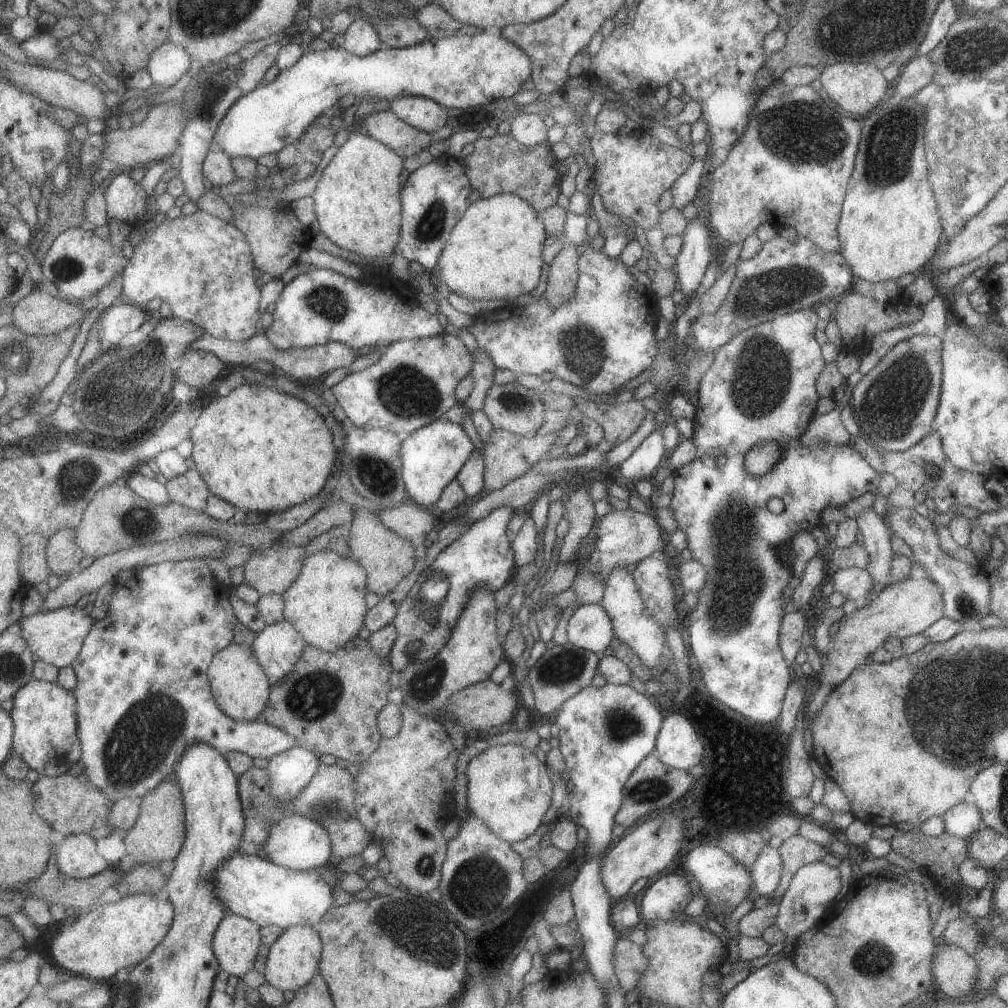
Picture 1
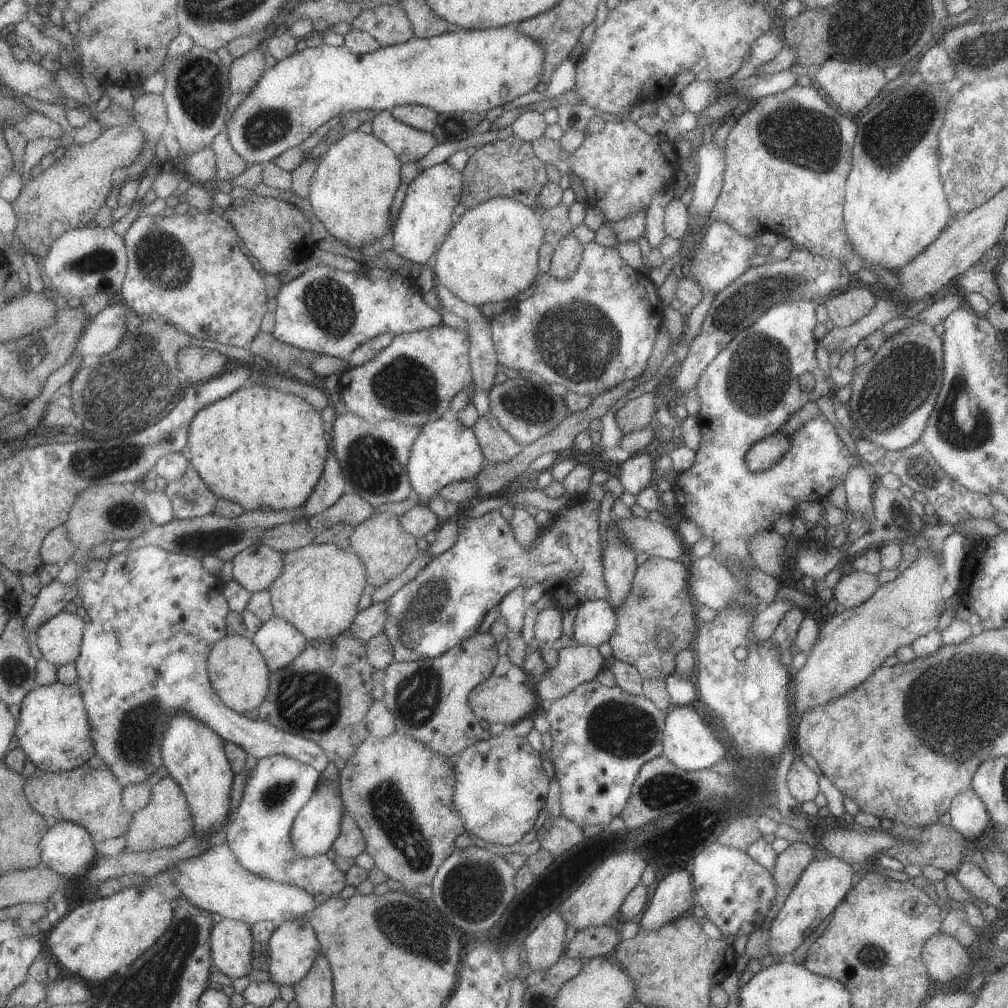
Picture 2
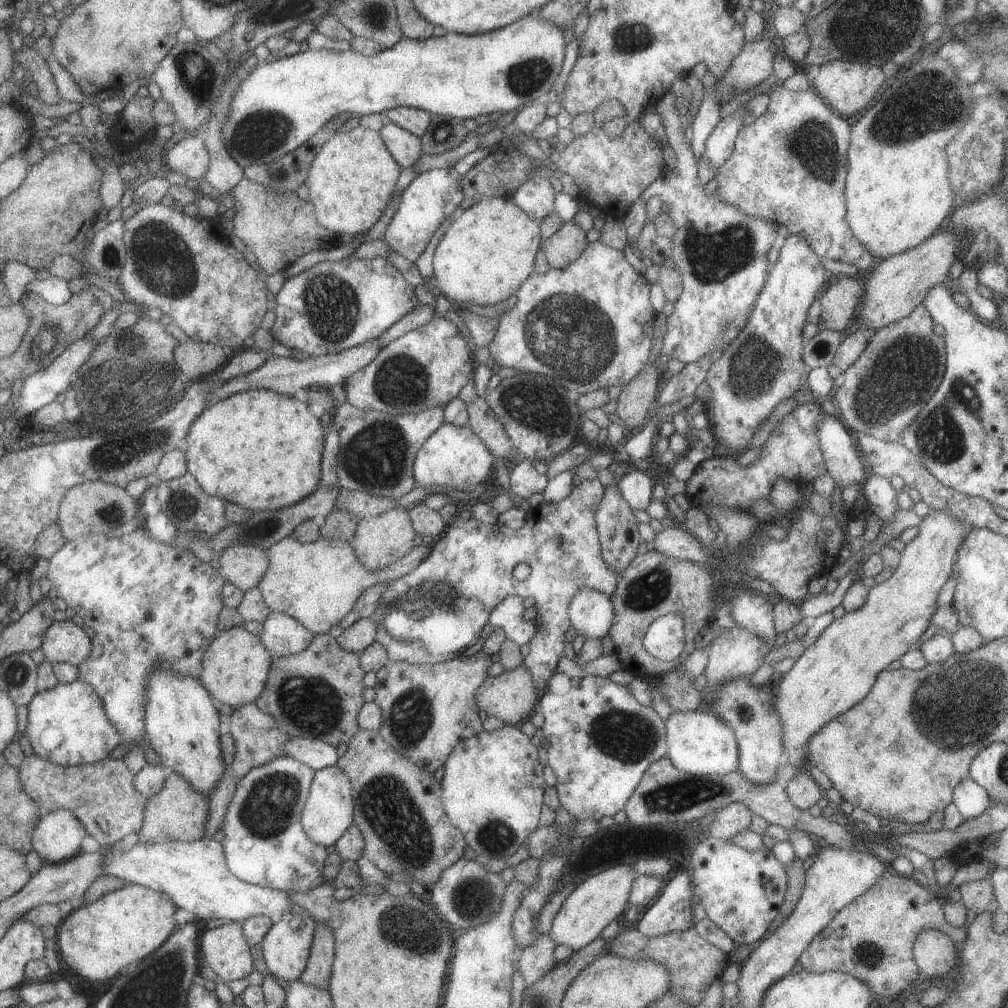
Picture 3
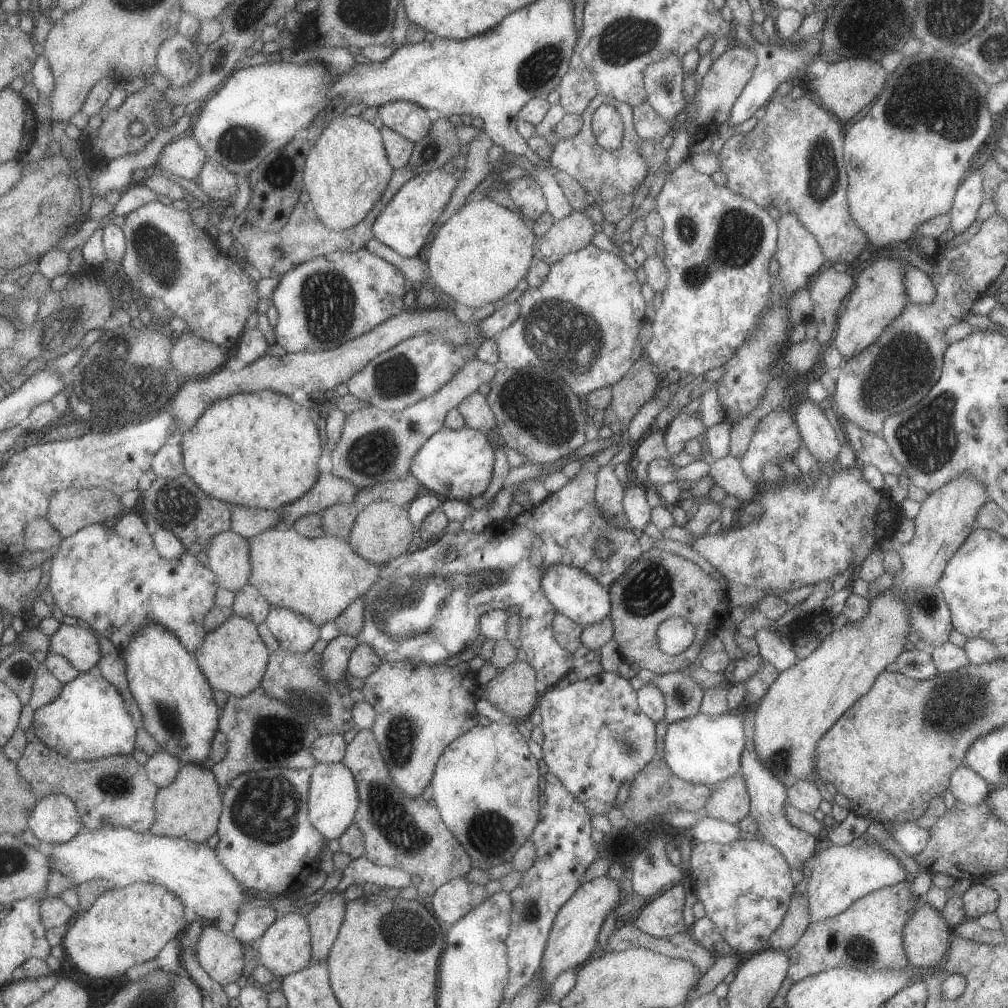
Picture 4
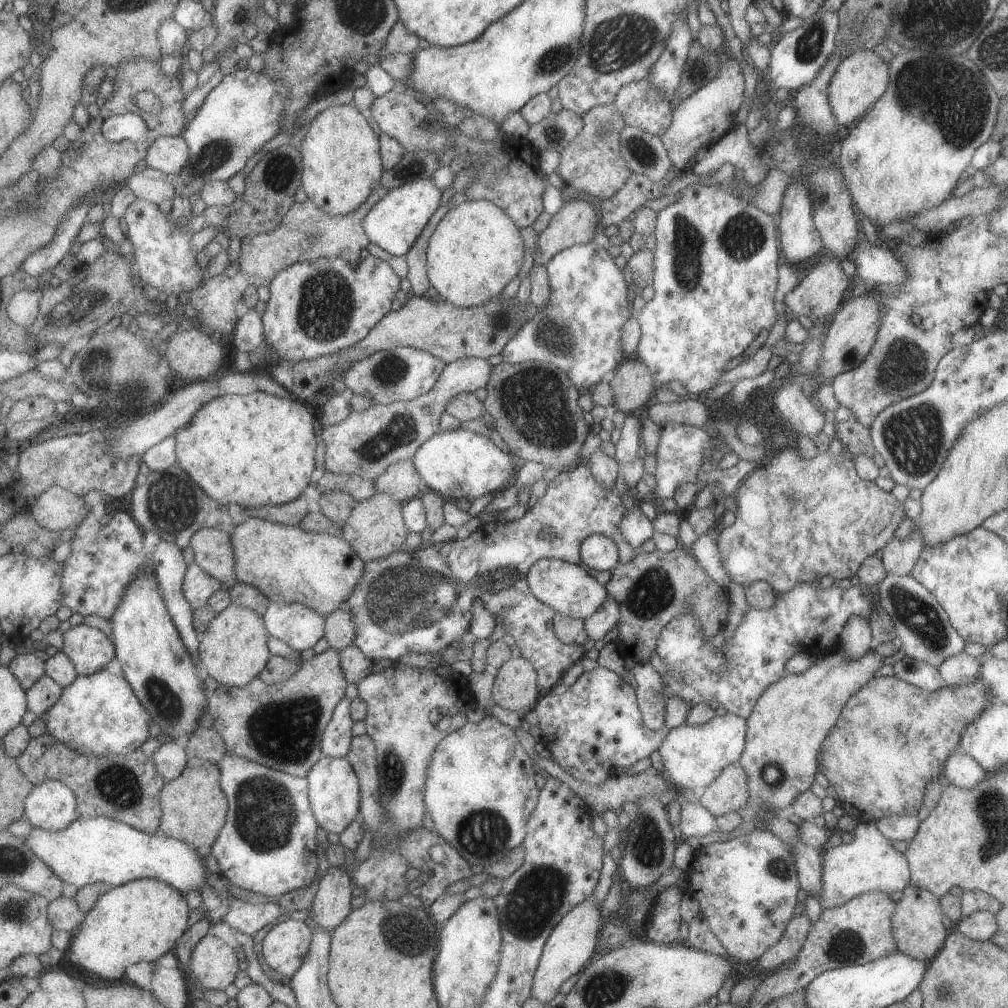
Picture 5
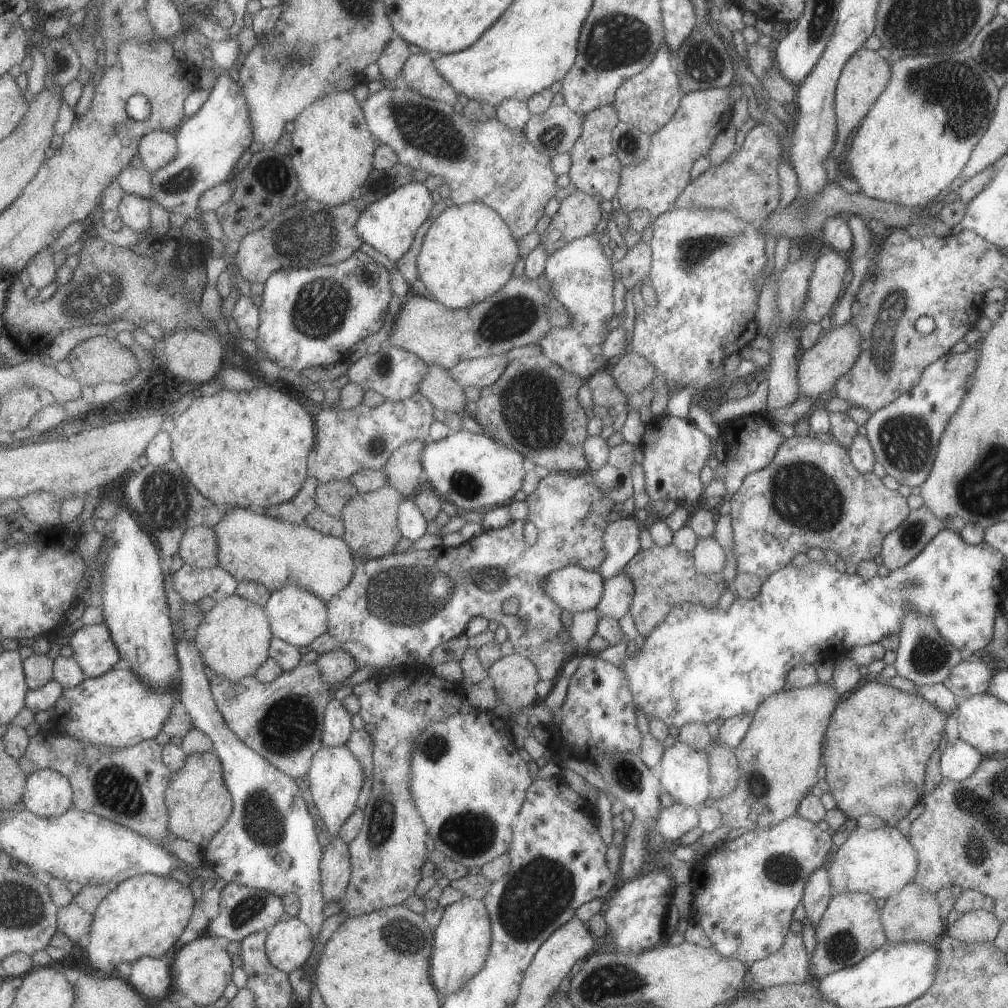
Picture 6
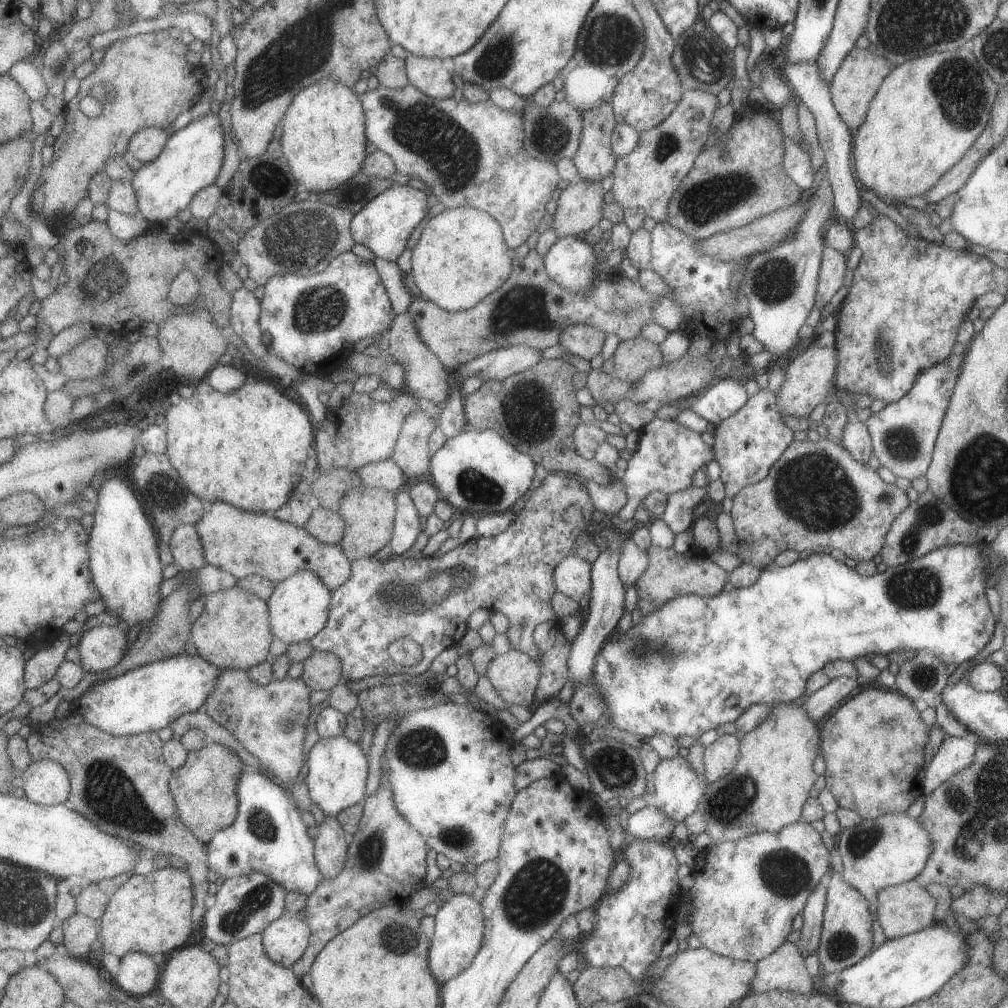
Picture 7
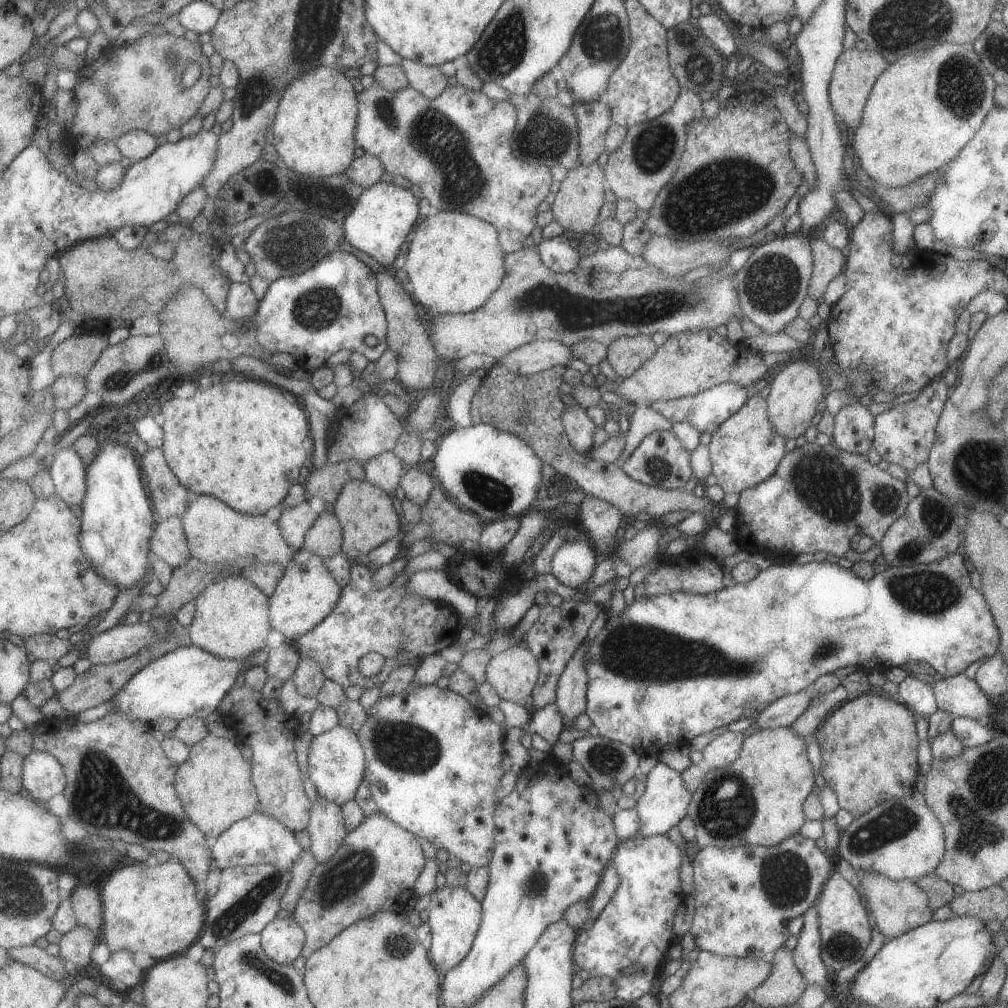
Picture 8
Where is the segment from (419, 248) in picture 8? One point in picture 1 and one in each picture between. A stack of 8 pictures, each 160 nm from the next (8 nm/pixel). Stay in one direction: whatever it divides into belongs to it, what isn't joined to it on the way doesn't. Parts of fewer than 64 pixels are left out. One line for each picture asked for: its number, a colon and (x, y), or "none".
1: (494, 250)
2: (490, 254)
3: (487, 251)
4: (481, 252)
5: (475, 250)
6: (468, 253)
7: (460, 257)

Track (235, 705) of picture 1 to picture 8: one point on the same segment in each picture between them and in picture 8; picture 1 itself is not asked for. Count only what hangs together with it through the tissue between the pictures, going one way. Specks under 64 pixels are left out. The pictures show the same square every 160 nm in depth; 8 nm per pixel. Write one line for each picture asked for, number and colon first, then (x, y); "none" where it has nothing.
2: (238, 674)
3: (235, 665)
4: (232, 657)
5: (233, 651)
6: (233, 637)
7: (232, 631)
8: (230, 620)

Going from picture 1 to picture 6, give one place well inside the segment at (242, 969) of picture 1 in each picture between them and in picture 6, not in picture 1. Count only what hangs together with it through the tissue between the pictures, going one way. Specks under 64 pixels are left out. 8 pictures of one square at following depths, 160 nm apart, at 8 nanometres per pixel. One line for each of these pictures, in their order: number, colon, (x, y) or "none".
2: (230, 940)
3: (223, 948)
4: (220, 955)
5: (213, 965)
6: (200, 969)

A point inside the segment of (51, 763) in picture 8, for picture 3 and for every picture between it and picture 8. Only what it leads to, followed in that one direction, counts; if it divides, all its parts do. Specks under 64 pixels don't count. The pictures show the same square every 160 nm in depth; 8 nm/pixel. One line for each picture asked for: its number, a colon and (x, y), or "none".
3: (58, 837)
4: (56, 819)
5: (53, 806)
6: (49, 793)
7: (46, 782)

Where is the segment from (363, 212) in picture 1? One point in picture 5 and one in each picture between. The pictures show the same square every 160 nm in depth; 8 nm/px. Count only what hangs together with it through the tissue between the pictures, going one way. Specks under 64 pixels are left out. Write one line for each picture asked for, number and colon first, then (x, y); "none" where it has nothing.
2: (352, 187)
3: (350, 179)
4: (346, 171)
5: (341, 165)

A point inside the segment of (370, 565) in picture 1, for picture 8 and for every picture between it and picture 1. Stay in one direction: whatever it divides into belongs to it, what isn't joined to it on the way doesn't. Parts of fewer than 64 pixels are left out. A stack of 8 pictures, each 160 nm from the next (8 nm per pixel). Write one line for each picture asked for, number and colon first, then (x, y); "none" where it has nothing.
2: (385, 549)
3: (378, 541)
4: (382, 531)
5: (375, 528)
6: (370, 522)
7: (368, 513)
8: (368, 516)

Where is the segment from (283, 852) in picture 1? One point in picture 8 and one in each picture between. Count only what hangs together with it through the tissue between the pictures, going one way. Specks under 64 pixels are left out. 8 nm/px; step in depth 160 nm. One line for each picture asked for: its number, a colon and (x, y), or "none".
2: (316, 826)
3: (327, 812)
4: (332, 797)
5: (333, 791)
6: (334, 778)
7: (336, 769)
8: (336, 763)

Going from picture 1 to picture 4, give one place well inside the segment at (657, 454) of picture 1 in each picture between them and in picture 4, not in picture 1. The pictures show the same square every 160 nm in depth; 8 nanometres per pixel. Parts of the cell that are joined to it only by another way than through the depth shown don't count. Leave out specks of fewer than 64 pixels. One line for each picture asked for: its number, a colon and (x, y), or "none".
2: (635, 472)
3: (635, 487)
4: (635, 507)

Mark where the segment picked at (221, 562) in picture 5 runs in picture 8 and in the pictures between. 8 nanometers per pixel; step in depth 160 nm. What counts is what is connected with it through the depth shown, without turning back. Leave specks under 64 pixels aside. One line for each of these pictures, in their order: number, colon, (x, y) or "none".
6: (197, 548)
7: (185, 546)
8: (168, 543)

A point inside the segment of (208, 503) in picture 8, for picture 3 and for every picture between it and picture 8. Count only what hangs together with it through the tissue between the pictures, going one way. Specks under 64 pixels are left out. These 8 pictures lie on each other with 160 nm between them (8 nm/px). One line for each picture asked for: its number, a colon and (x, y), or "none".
3: (316, 583)
4: (318, 578)
5: (288, 565)
6: (253, 547)
7: (242, 543)

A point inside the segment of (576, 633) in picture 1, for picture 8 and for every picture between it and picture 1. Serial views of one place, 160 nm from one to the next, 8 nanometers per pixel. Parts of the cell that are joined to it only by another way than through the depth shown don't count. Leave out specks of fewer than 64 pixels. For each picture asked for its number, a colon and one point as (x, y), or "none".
2: (595, 620)
3: (591, 614)
4: (575, 594)
5: (565, 587)
6: (574, 589)
7: (571, 575)
8: (572, 564)

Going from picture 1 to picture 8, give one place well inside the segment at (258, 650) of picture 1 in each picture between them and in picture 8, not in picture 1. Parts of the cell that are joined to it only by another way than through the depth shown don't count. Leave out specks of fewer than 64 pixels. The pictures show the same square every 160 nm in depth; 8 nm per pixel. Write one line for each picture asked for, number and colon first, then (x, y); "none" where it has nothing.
2: (279, 642)
3: (281, 635)
4: (294, 632)
5: (298, 627)
6: (296, 616)
7: (298, 607)
8: (306, 592)

